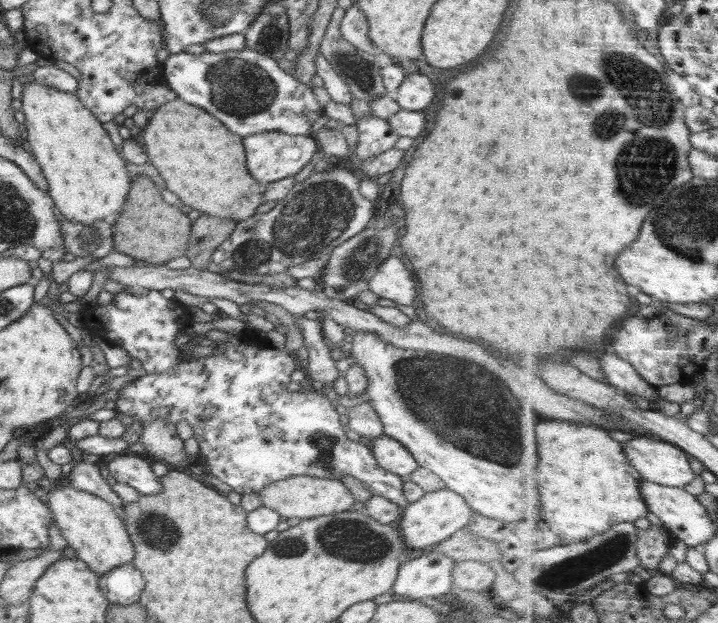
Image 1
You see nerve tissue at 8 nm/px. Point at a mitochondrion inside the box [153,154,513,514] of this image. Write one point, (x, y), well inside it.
(313, 217)

